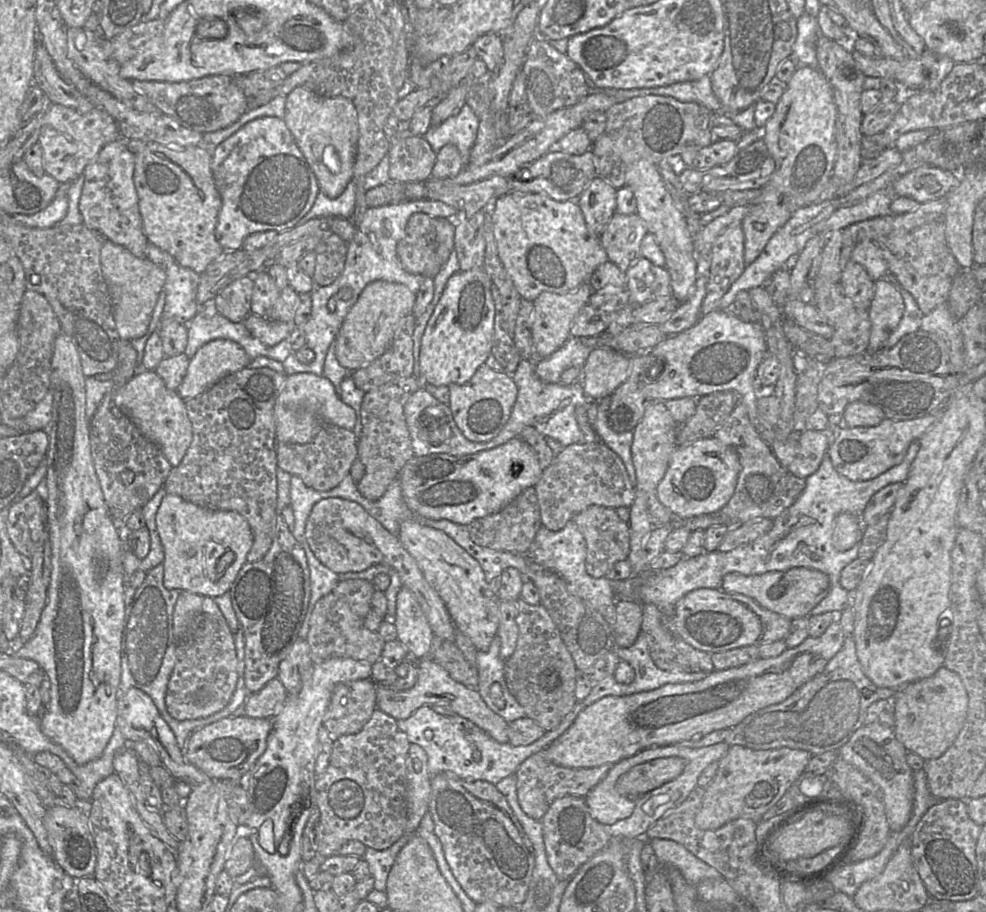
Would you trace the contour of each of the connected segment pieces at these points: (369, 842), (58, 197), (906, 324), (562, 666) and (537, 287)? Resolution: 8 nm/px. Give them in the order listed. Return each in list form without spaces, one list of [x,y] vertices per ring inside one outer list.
[[[376,709],[368,722],[356,734],[344,735],[333,741],[332,751],[330,755],[329,765],[325,772],[316,778],[316,807],[320,812],[320,818],[315,829],[315,844],[317,854],[323,857],[329,857],[337,853],[337,851],[349,841],[359,841],[368,848],[375,850],[385,850],[405,835],[405,826],[407,822],[407,806],[406,806],[406,764],[408,758],[410,743],[406,735],[397,727],[397,721],[392,717]]]
[[[60,185],[57,193],[44,210],[33,215],[15,214],[12,217],[21,225],[29,228],[53,228],[62,221],[68,211],[67,186]]]
[[[886,272],[886,277],[899,290],[904,301],[904,313],[896,329],[885,342],[887,348],[893,347],[903,336],[920,329],[923,313],[914,297],[902,286],[897,277],[891,272]]]
[[[522,599],[516,601],[519,636],[516,649],[505,661],[506,684],[526,712],[545,732],[554,730],[572,711],[575,698],[575,662],[567,650],[559,630],[543,605],[530,605]]]
[[[508,192],[494,201],[491,216],[499,258],[523,299],[535,301],[542,292],[566,294],[590,281],[593,271],[608,260],[600,237],[588,229],[577,201],[557,201],[542,193]]]

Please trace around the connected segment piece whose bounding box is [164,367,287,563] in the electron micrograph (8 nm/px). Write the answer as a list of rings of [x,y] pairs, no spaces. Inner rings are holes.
[[[243,368],[237,372],[226,375],[216,382],[213,386],[207,389],[199,396],[185,401],[188,417],[192,425],[192,441],[187,449],[181,463],[177,467],[172,467],[171,471],[164,483],[164,489],[167,494],[175,494],[186,501],[192,502],[202,508],[208,510],[221,510],[221,511],[235,511],[241,514],[249,523],[253,533],[253,543],[250,551],[246,556],[248,563],[256,562],[262,559],[271,547],[276,519],[277,519],[277,459],[276,459],[276,439],[275,439],[275,419],[274,419],[274,405],[278,395],[280,394],[287,375],[284,373],[276,372],[270,368]]]

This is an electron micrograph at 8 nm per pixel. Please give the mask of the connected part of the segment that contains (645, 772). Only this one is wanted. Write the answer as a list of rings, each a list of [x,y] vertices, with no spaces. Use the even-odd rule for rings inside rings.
[[[680,757],[656,759],[632,768],[616,783],[616,791],[629,798],[640,798],[681,775],[686,761]]]

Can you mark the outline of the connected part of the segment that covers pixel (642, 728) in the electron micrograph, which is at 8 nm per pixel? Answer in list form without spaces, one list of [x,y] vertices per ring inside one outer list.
[[[837,616],[821,636],[808,636],[800,645],[787,648],[779,656],[760,657],[739,667],[715,670],[694,682],[666,684],[652,691],[628,696],[604,697],[583,710],[569,729],[546,748],[546,755],[552,763],[561,767],[595,768],[614,765],[651,747],[674,745],[701,738],[716,730],[733,728],[750,714],[783,702],[803,684],[820,674],[829,660],[840,651],[845,638]]]

